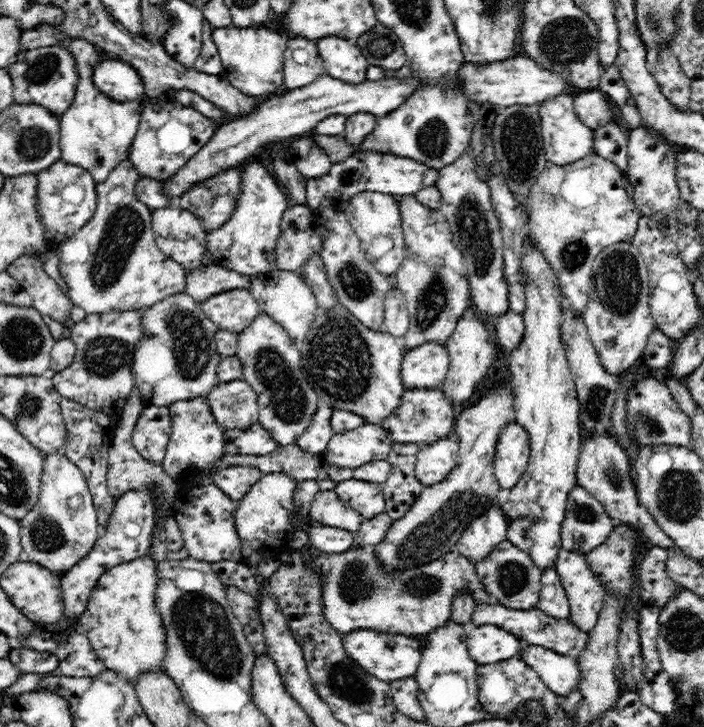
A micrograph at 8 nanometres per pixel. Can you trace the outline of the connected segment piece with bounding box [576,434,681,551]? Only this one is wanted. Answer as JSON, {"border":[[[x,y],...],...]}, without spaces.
{"border":[[[604,434],[604,436],[589,436],[589,435],[584,436],[581,442],[576,476],[577,476],[577,484],[584,487],[590,494],[592,494],[594,498],[596,498],[598,502],[600,502],[600,504],[602,504],[602,506],[604,507],[604,510],[606,511],[606,514],[608,514],[610,518],[613,518],[613,520],[617,521],[617,523],[621,522],[621,523],[627,523],[628,525],[633,525],[633,528],[636,528],[643,536],[643,538],[645,538],[646,540],[650,540],[650,542],[654,544],[654,547],[659,546],[659,547],[664,547],[665,549],[674,547],[678,549],[678,551],[681,551],[674,544],[674,541],[660,528],[660,526],[658,526],[658,523],[654,521],[654,517],[647,511],[647,508],[644,508],[644,506],[642,506],[639,503],[636,487],[635,487],[636,482],[633,482],[633,480],[631,479],[631,468],[629,467],[629,457],[628,455],[626,455],[626,451],[624,451],[624,449],[620,447],[620,444],[614,439],[614,436],[612,434],[610,435]]]}

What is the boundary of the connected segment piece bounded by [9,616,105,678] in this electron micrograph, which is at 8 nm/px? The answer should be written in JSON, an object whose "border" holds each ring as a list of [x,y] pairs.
{"border":[[[62,616],[58,622],[52,624],[34,623],[34,632],[26,638],[9,639],[12,648],[30,648],[34,651],[52,652],[60,659],[60,674],[68,677],[94,678],[105,670],[105,665],[100,661],[96,652],[92,649],[87,632],[81,628],[79,616]]]}

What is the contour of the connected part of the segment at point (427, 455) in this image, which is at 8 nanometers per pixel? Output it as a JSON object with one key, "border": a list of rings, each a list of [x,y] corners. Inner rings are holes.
{"border":[[[448,438],[438,439],[421,447],[415,462],[415,473],[424,486],[442,482],[457,465],[460,442]]]}

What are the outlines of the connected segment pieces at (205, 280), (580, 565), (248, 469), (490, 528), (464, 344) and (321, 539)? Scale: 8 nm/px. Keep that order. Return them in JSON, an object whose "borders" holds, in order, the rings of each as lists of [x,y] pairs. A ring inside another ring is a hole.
{"borders":[[[[200,265],[187,272],[185,293],[200,304],[215,294],[232,290],[249,290],[252,276],[244,276],[234,270],[214,265]]],[[[560,547],[555,569],[567,594],[570,620],[584,632],[596,626],[606,598],[606,587],[588,568],[585,554]]],[[[234,465],[218,469],[211,478],[212,482],[224,491],[224,494],[234,501],[239,501],[262,475],[258,467]]],[[[497,504],[490,506],[487,512],[484,512],[482,516],[479,516],[476,520],[472,520],[472,522],[468,524],[466,530],[464,530],[456,544],[458,552],[473,564],[480,562],[480,560],[484,560],[500,542],[506,540],[507,526],[507,518],[502,512],[501,506]]],[[[471,306],[456,323],[454,332],[445,342],[448,356],[450,357],[450,366],[440,387],[444,391],[444,395],[454,403],[454,406],[468,404],[476,396],[476,388],[484,380],[490,363],[497,355],[496,348],[494,348],[494,345],[488,338],[490,336],[484,325],[484,320]]],[[[318,525],[309,530],[309,541],[319,551],[340,554],[350,550],[357,534],[333,526]]]]}

